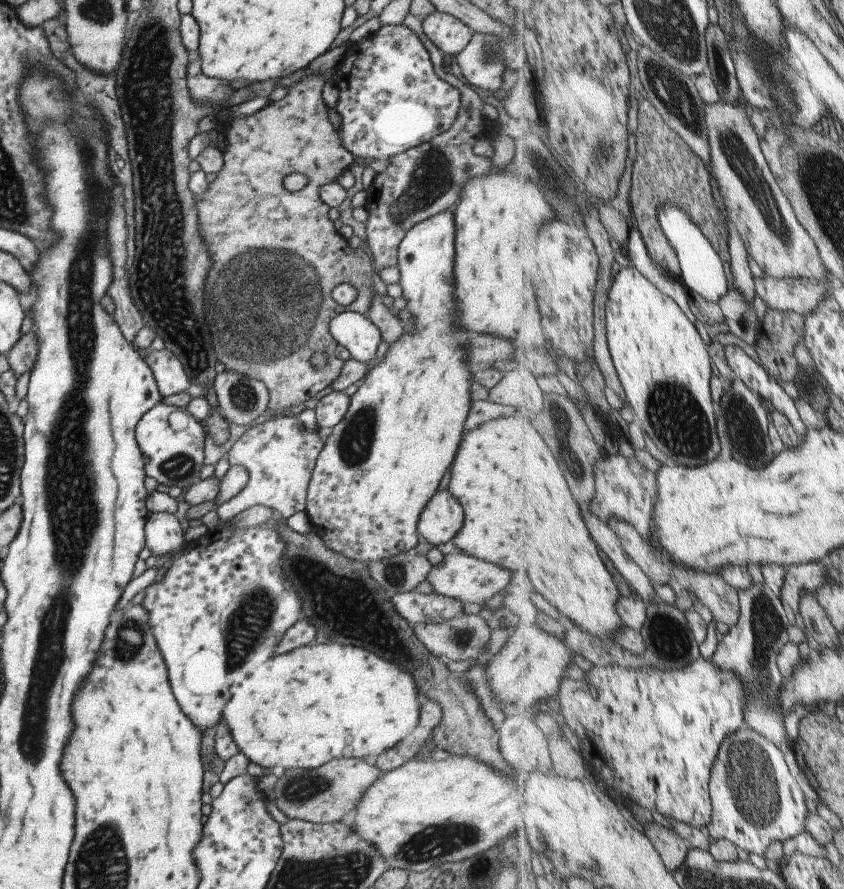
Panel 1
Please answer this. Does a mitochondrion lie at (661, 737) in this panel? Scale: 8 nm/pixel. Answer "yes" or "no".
no

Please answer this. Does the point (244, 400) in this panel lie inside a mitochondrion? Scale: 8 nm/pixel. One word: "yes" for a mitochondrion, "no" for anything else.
yes

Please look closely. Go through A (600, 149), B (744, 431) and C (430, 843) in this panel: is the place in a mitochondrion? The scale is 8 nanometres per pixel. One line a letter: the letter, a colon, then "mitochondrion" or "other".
A: mitochondrion
B: mitochondrion
C: mitochondrion

